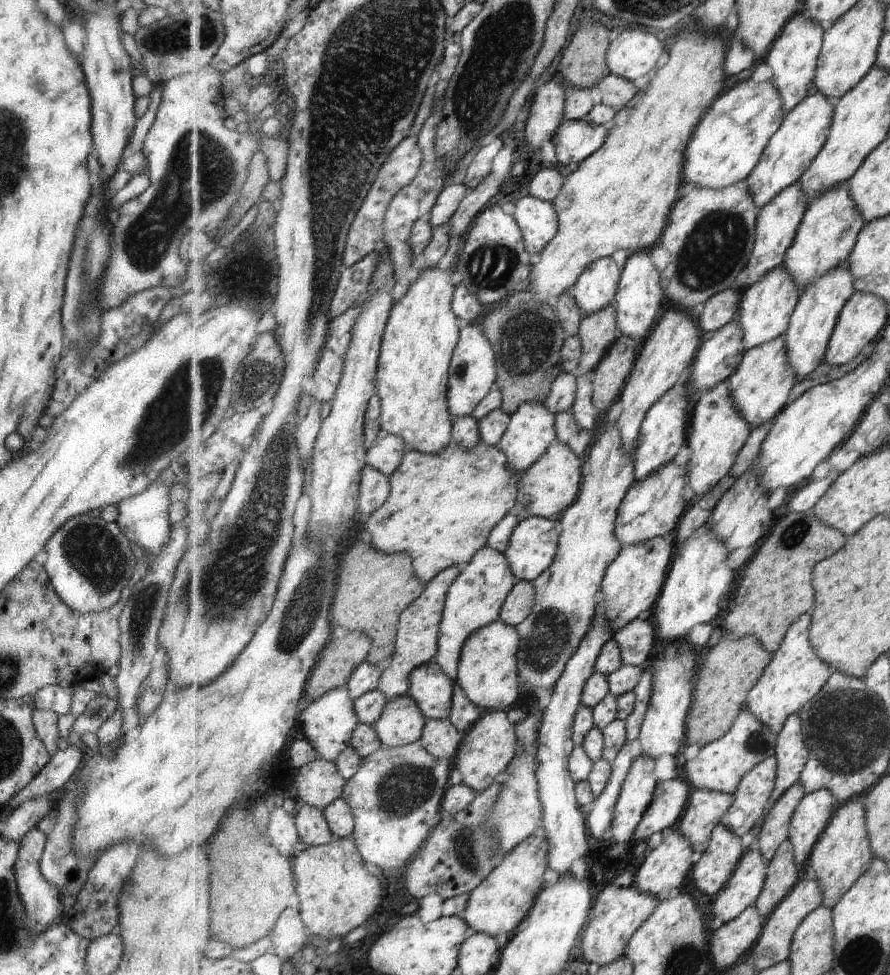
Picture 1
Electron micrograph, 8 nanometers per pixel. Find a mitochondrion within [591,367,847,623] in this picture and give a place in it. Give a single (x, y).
(795, 534)

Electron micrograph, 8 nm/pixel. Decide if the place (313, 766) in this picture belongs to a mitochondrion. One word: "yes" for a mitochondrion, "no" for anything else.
no

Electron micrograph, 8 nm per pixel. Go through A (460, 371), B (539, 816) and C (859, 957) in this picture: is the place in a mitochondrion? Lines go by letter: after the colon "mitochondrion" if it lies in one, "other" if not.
A: other
B: other
C: mitochondrion

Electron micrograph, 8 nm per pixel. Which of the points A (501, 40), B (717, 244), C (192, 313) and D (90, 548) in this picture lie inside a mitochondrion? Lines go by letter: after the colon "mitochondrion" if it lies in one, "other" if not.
A: mitochondrion
B: mitochondrion
C: other
D: mitochondrion

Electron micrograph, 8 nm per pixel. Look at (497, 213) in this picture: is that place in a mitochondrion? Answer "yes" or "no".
no

